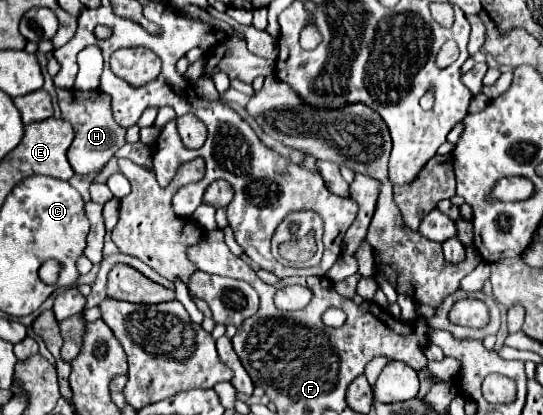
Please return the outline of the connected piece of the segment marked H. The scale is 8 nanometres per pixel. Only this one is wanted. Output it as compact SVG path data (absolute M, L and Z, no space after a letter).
M56 88L58 94L58 104L60 104L60 112L62 118L68 120L74 126L76 138L72 142L72 146L68 148L68 162L74 168L76 174L90 174L100 170L114 154L118 148L122 148L126 144L124 134L126 130L120 128L110 112L110 96L104 94L102 90L62 90Z

